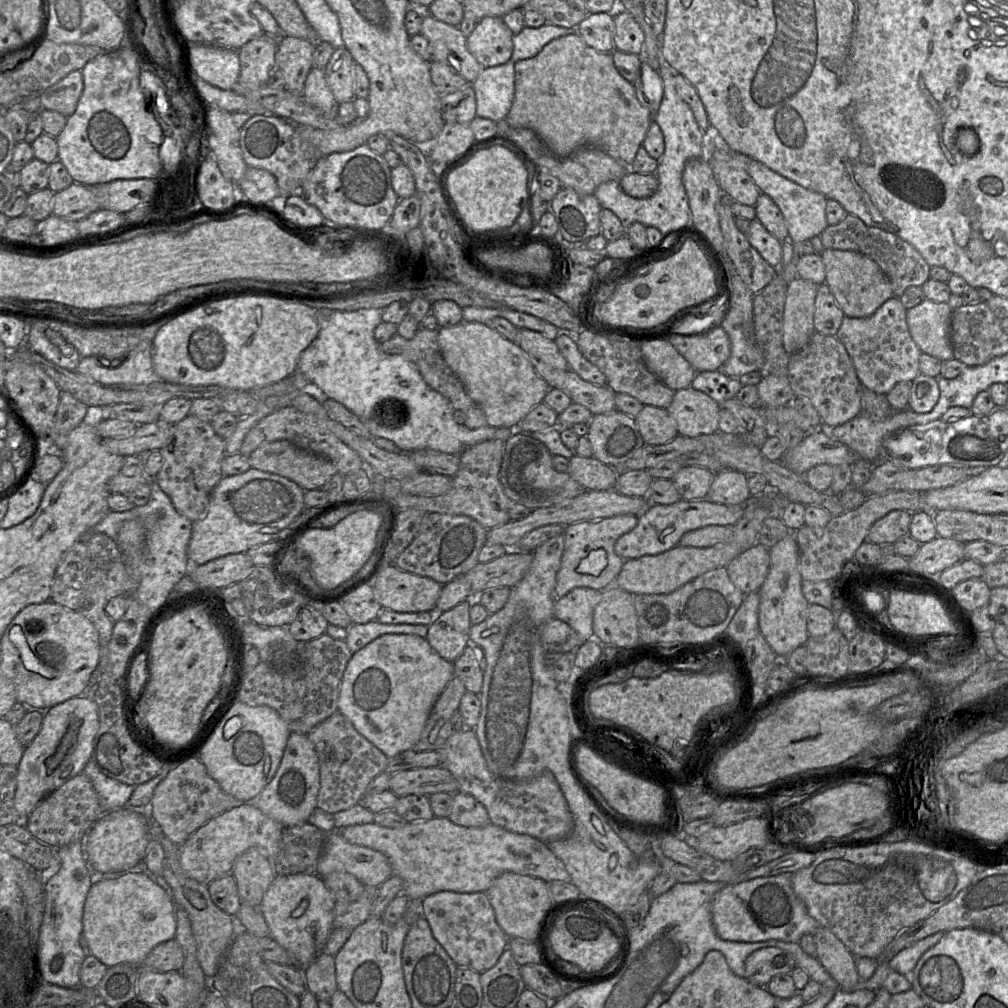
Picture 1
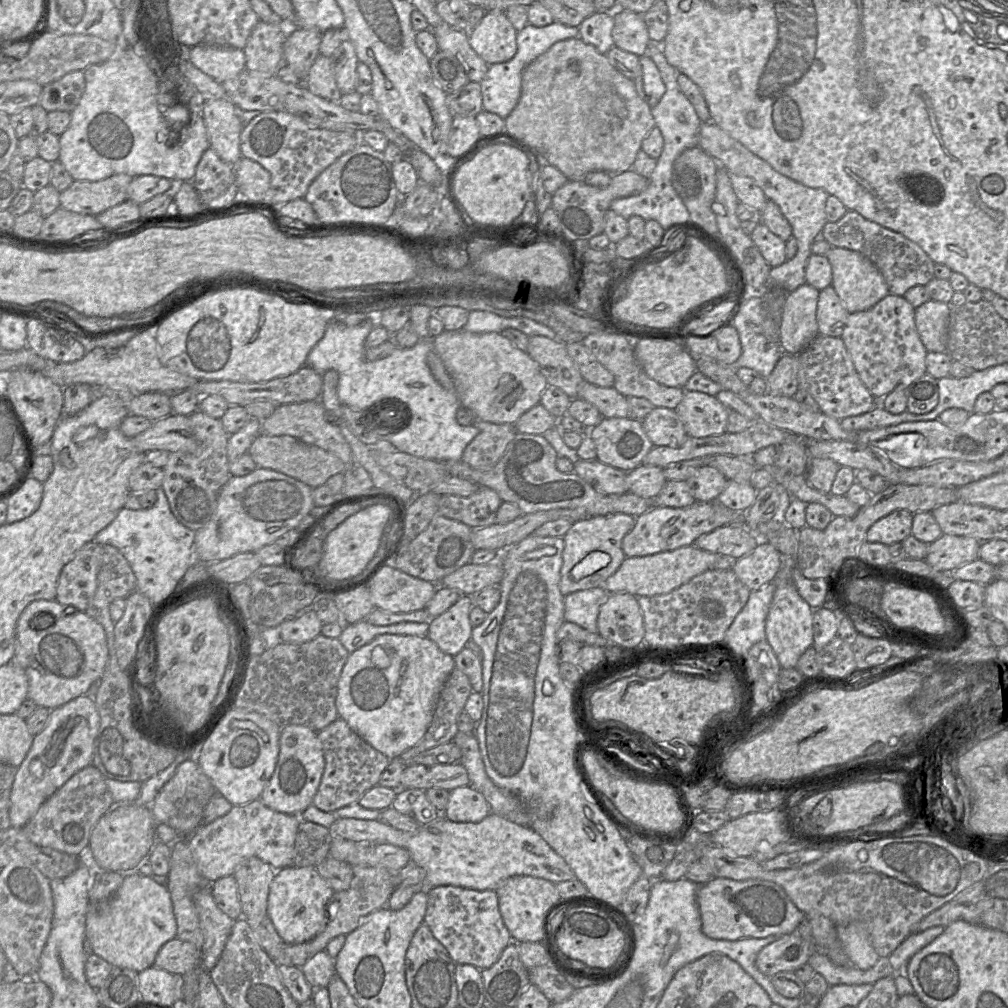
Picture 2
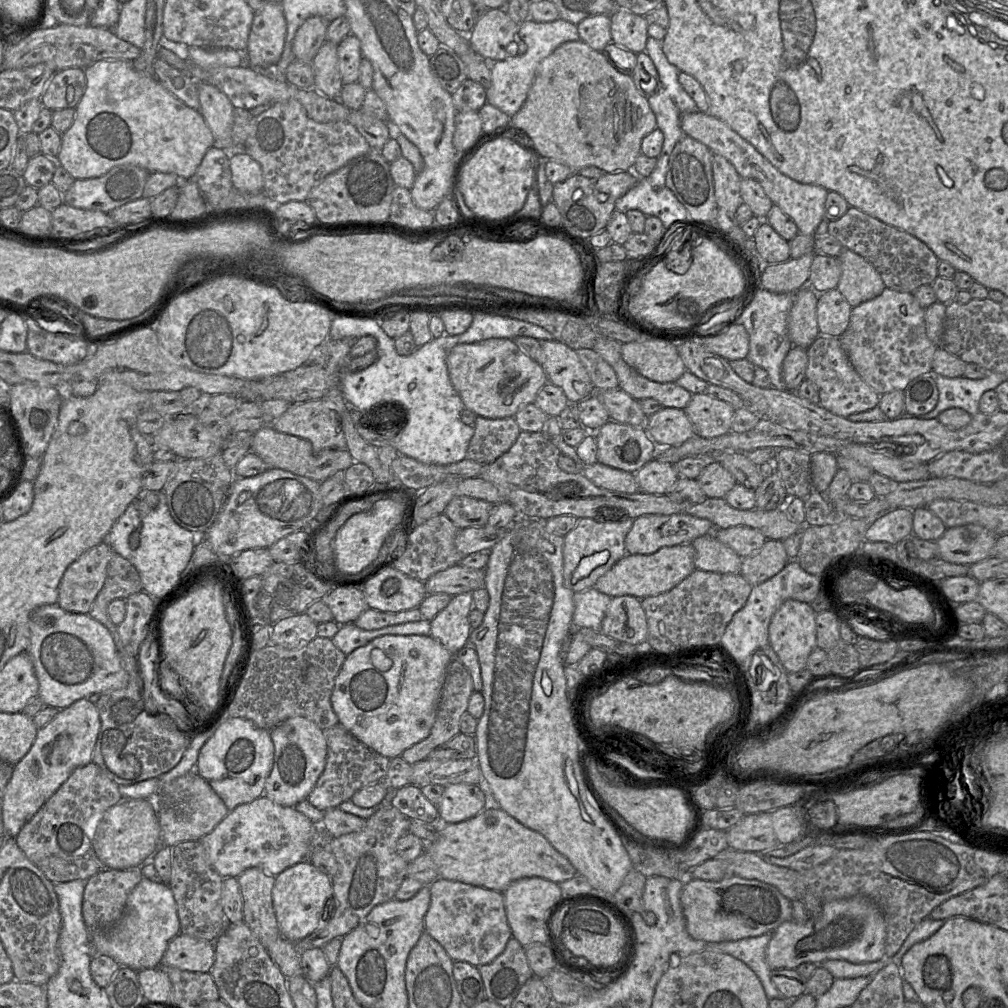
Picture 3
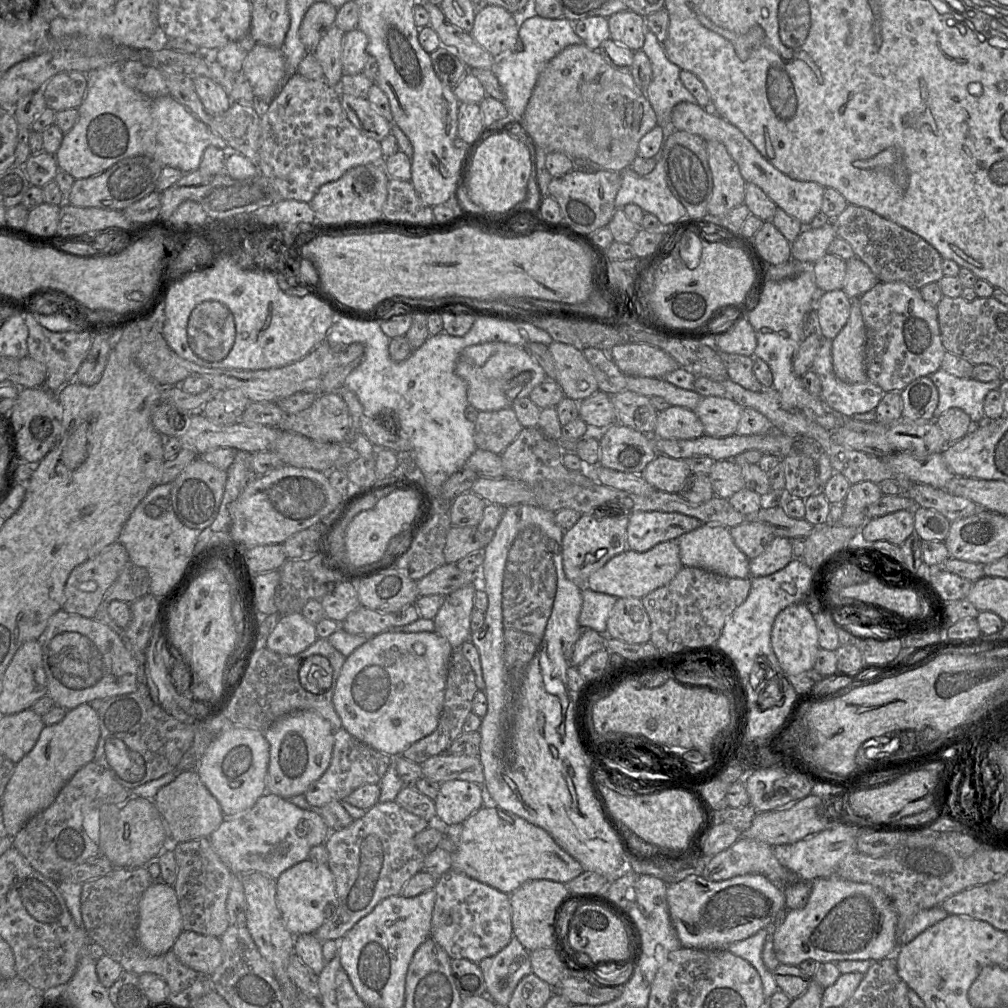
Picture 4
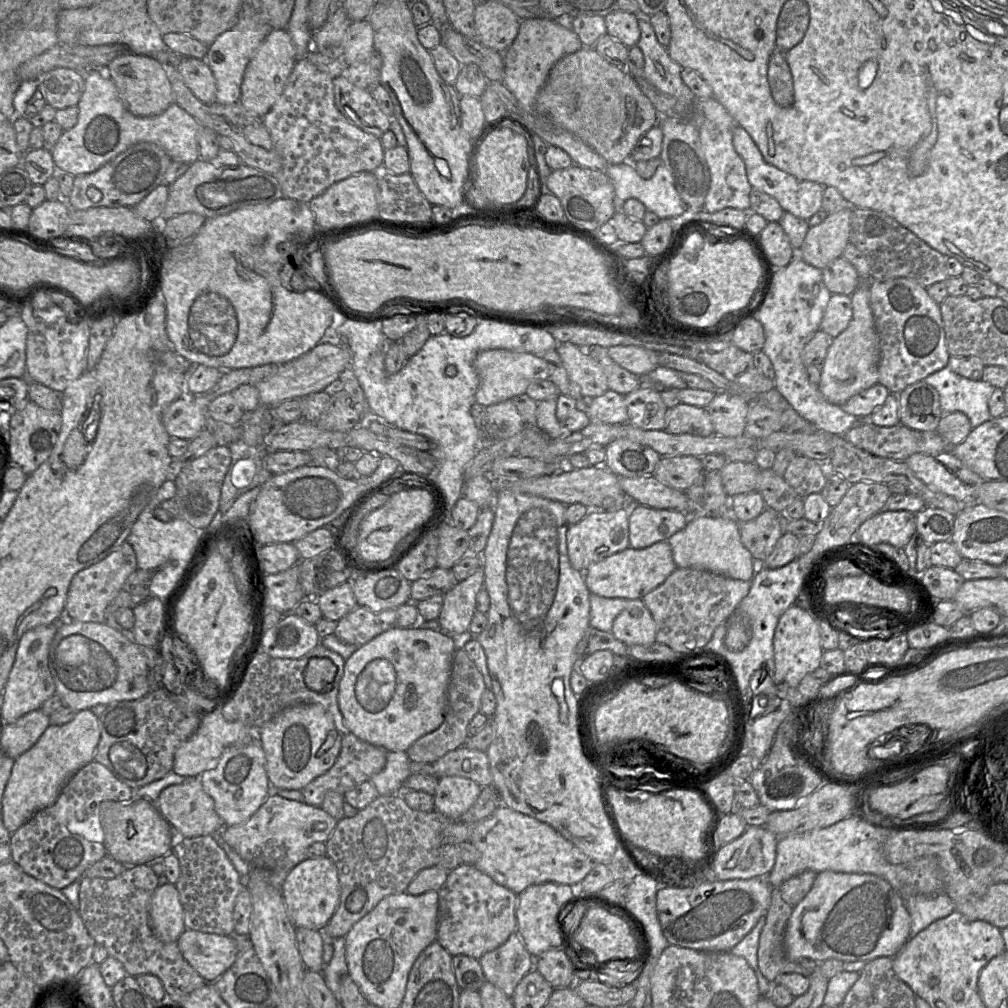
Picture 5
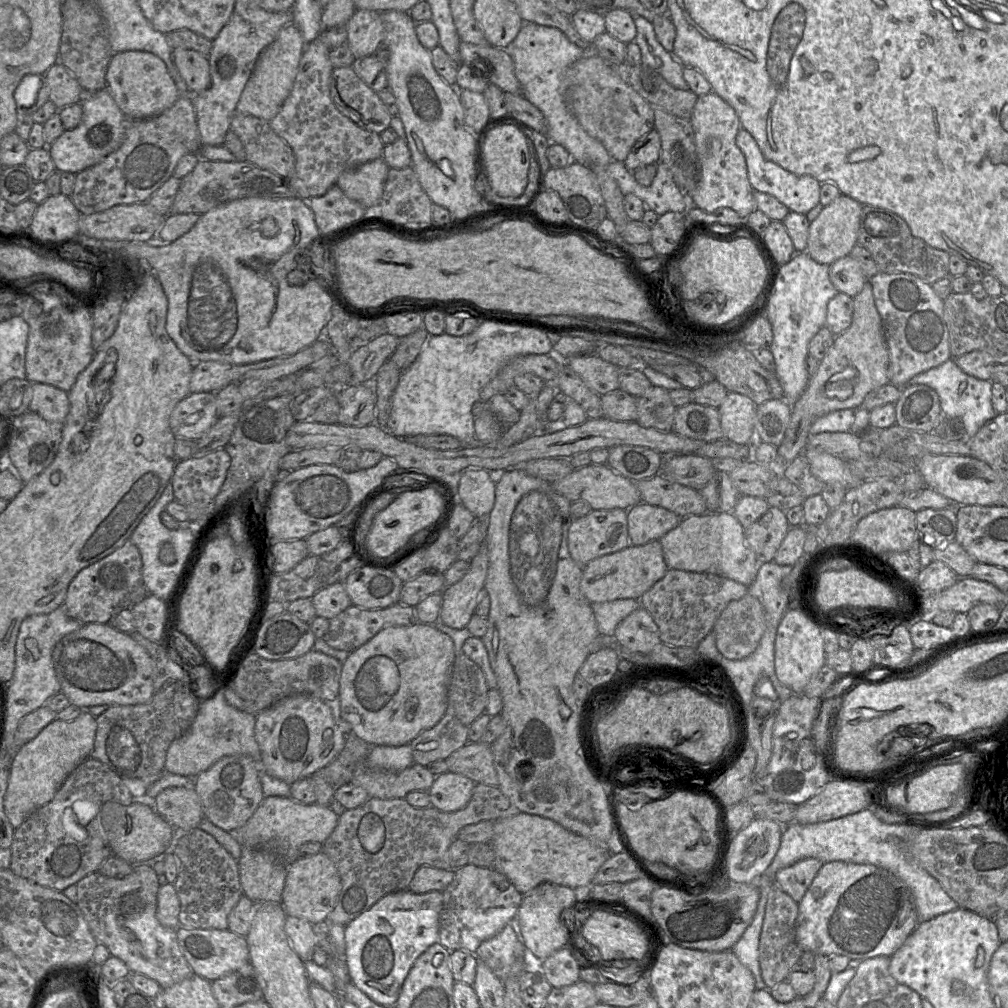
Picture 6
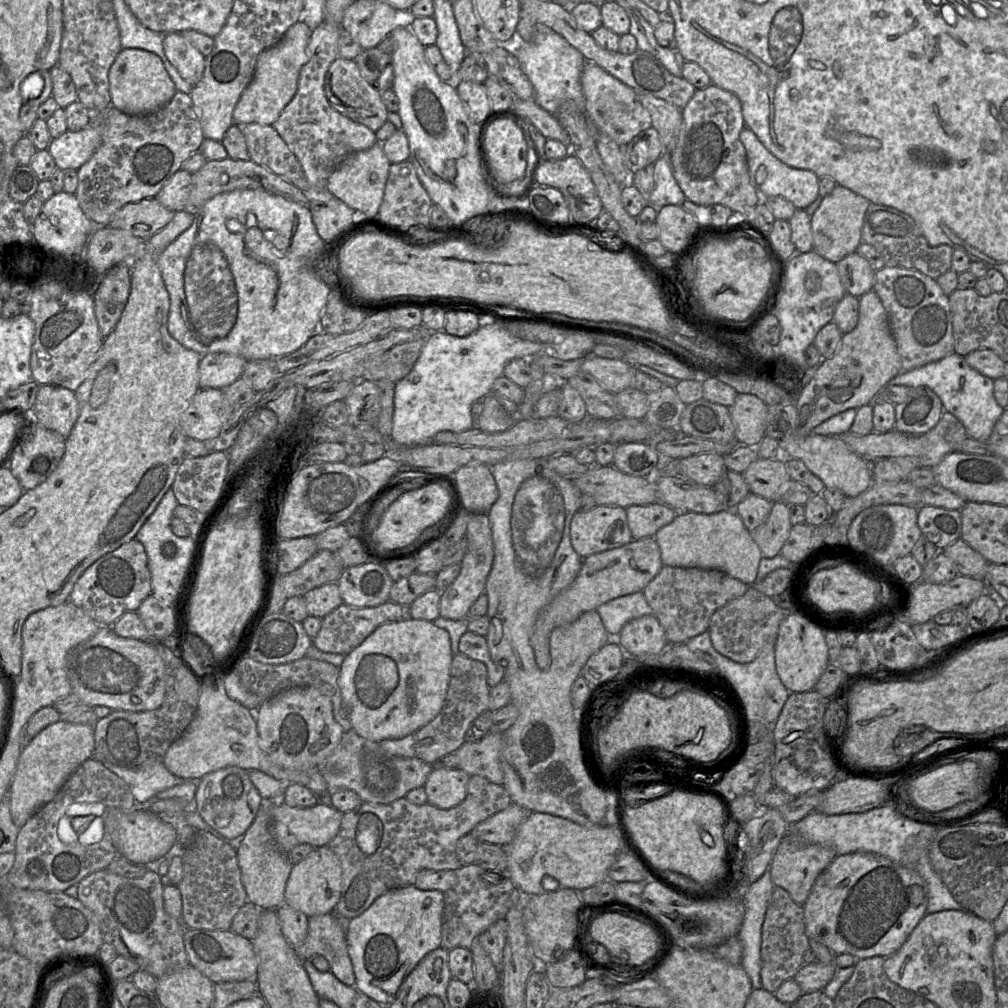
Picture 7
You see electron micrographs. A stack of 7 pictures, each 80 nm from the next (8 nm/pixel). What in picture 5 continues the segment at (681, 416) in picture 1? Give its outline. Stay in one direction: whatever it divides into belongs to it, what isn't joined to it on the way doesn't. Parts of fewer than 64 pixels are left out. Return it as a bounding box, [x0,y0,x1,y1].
[705,392,749,437]

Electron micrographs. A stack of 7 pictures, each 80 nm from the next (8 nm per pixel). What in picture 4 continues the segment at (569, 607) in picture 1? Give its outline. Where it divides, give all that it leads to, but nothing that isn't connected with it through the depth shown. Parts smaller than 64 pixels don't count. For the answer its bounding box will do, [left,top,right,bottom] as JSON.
[578,586,617,634]

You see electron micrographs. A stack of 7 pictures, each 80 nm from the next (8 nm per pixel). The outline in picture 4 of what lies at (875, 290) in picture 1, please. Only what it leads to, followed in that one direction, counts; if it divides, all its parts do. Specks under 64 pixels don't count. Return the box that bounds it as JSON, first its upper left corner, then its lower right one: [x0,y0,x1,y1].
[842,257,878,299]

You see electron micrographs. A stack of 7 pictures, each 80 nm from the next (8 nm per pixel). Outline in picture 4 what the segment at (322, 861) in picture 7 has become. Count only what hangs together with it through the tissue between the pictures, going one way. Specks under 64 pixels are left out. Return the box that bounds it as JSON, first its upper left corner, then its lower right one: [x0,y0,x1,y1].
[276,858,337,936]

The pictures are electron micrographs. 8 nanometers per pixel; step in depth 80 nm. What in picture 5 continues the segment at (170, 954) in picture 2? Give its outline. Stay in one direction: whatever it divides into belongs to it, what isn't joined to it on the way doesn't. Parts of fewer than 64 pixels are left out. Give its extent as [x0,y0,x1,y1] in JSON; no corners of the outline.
[177,929,236,983]

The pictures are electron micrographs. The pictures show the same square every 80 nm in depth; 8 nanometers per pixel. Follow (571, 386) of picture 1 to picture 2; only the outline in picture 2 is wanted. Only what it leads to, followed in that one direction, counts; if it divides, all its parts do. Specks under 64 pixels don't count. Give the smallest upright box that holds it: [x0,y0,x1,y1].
[579,381,631,417]

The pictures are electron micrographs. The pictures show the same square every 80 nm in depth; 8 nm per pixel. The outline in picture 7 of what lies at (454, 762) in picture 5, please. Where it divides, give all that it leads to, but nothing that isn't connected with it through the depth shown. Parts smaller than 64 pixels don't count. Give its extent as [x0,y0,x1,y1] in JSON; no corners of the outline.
[456,733,503,785]

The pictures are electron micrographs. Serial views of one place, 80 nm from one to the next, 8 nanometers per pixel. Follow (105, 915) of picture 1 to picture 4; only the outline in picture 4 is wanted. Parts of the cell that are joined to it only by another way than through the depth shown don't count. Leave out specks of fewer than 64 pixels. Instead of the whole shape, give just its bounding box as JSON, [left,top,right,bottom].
[136,883,183,955]

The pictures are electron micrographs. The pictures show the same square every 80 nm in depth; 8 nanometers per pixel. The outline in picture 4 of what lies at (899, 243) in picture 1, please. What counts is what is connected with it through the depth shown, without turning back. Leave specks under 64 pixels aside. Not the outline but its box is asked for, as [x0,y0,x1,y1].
[831,204,944,290]

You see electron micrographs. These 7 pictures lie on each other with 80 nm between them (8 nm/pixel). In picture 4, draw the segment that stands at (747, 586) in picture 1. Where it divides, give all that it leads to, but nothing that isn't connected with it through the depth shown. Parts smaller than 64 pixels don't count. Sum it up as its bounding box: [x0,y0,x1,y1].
[750,537,793,577]

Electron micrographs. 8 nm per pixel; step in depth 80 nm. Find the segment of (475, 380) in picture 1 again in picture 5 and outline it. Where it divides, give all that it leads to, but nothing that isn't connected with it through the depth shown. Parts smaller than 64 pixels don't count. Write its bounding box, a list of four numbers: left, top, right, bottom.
[475,349,550,406]

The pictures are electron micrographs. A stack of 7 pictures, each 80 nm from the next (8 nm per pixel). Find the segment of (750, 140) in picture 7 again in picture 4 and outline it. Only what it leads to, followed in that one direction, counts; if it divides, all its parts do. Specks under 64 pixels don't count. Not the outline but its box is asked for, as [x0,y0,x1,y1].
[671,102,825,227]

